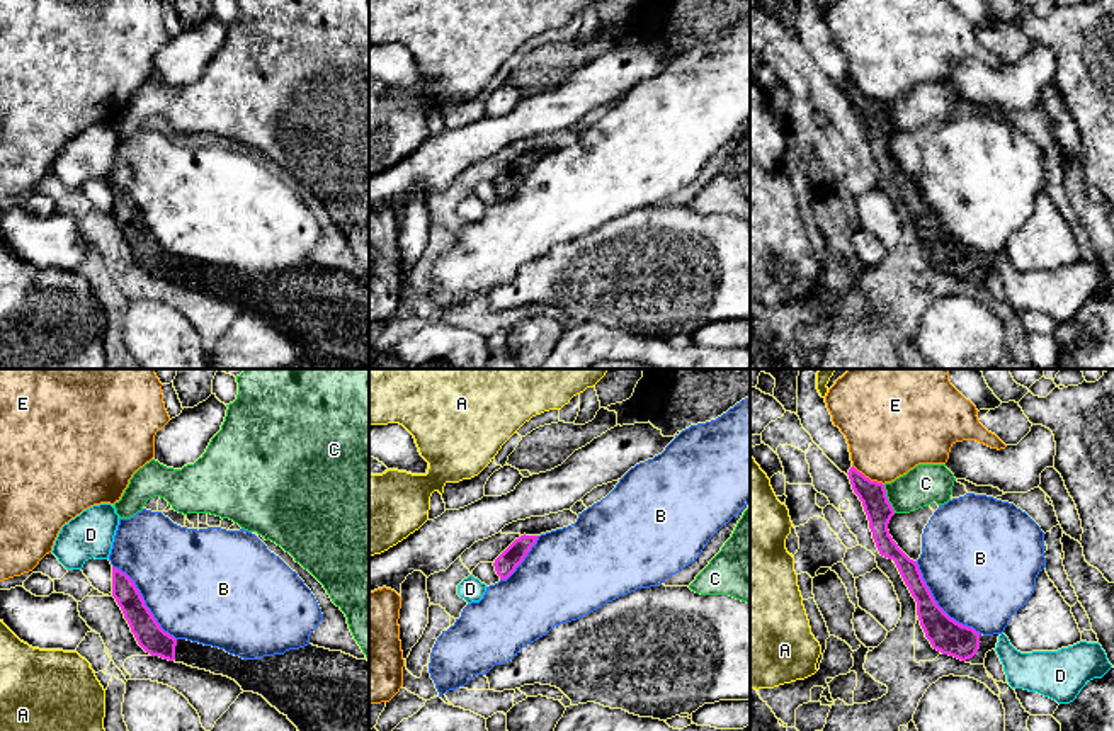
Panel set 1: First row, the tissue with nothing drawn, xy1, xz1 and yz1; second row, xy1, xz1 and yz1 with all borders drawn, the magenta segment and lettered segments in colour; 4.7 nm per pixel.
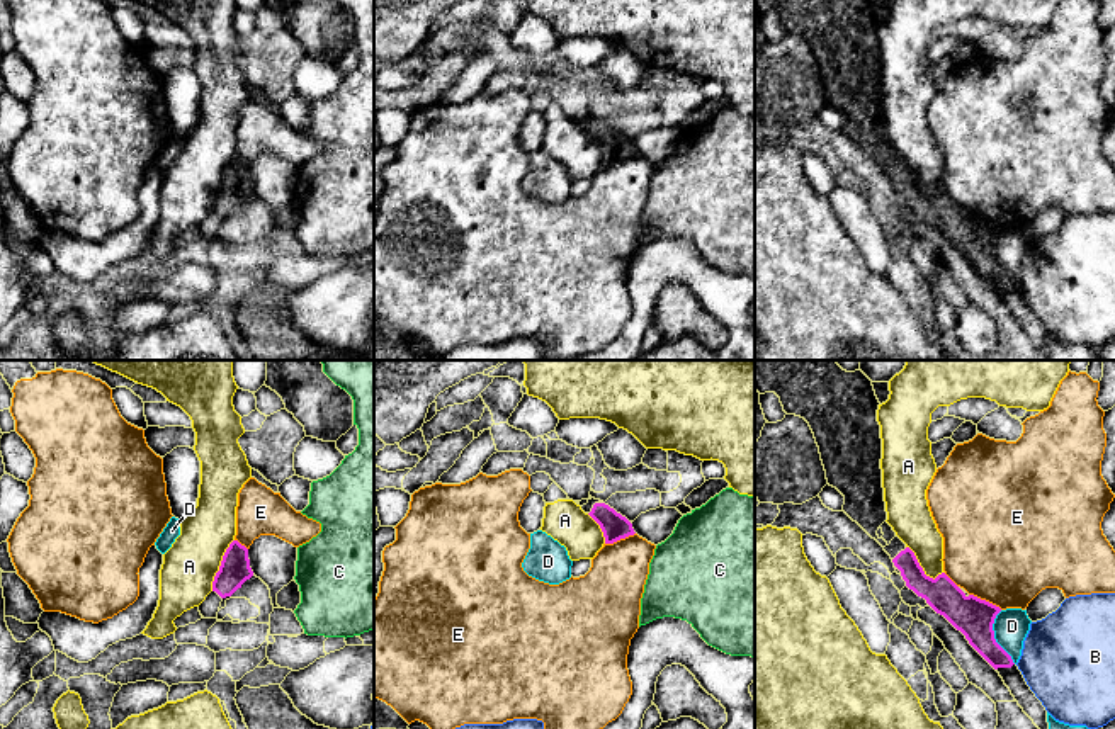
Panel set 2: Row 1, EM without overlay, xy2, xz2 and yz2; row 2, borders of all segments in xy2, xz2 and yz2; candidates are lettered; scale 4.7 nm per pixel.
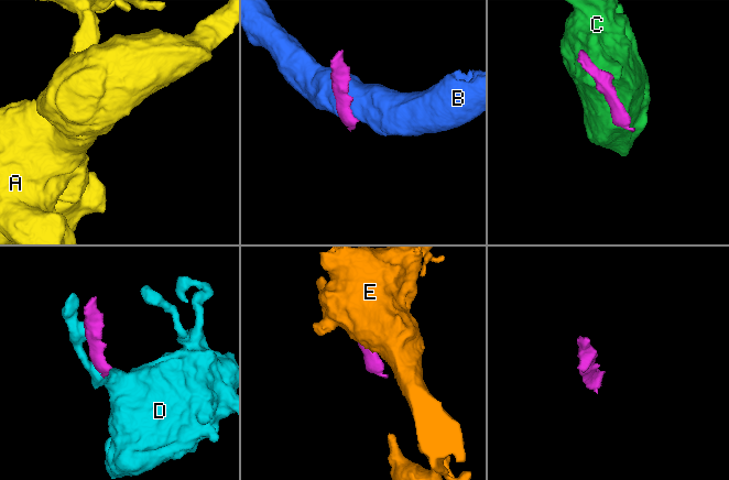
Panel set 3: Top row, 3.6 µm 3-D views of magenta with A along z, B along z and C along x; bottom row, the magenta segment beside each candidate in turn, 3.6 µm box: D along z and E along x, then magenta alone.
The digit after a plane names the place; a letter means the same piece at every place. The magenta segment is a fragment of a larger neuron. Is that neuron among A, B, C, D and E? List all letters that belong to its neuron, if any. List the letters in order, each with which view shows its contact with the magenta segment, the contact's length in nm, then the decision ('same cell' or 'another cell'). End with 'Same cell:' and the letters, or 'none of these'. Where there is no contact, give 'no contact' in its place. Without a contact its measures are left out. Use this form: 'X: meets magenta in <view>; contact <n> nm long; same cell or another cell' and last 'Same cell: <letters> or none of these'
A: meets magenta in xy2; contact 260 nm long; another cell
B: meets magenta in yz1; contact 460 nm long; another cell
C: meets magenta in yz1; contact 150 nm long; another cell
D: meets magenta in yz2; contact 260 nm long; another cell
E: meets magenta in yz2; contact 180 nm long; another cell
Same cell: none of these

